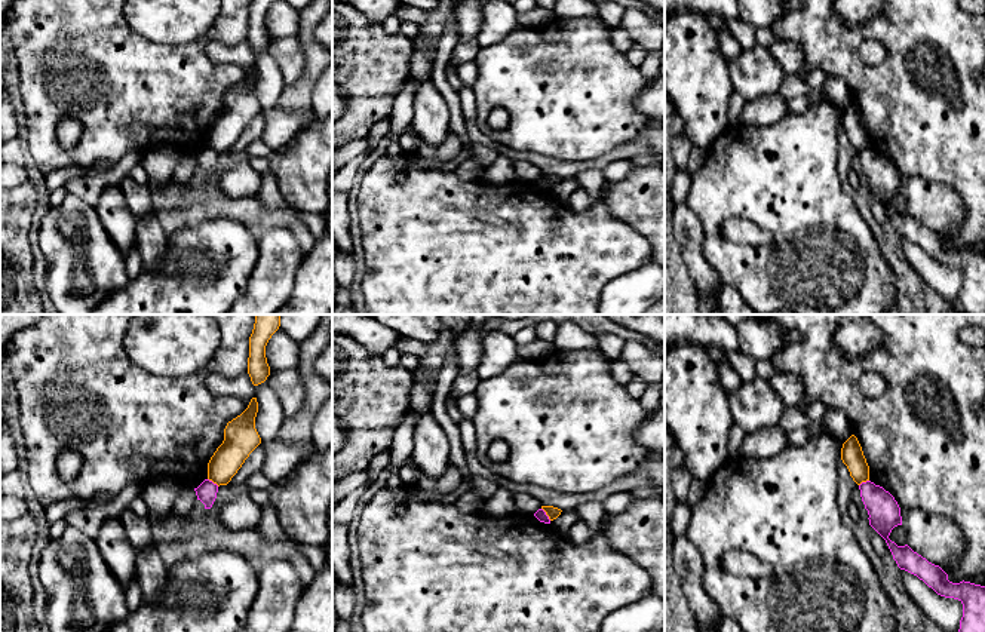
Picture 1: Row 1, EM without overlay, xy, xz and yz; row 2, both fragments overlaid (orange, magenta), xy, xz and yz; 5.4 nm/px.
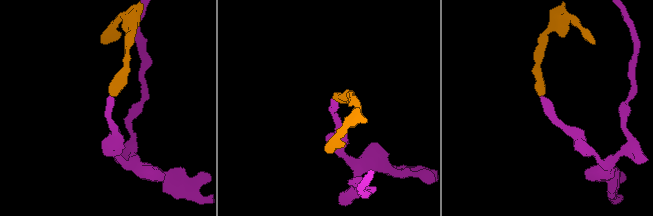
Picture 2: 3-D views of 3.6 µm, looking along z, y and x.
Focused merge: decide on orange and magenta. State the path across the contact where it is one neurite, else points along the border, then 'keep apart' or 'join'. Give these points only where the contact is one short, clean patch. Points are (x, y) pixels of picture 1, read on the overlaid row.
border xz (542, 508), (551, 519); keep apart

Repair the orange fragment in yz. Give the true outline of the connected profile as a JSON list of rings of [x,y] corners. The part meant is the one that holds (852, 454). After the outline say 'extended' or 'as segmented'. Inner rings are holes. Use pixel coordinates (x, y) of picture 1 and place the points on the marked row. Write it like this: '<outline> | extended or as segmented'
[[[851,435],[843,444],[841,460],[847,466],[850,476],[857,485],[869,481],[869,466],[863,455],[862,447],[854,435]]] | as segmented

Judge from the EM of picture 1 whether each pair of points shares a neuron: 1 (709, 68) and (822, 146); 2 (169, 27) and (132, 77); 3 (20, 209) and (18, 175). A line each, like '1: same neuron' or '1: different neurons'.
1: different neurons
2: different neurons
3: different neurons

